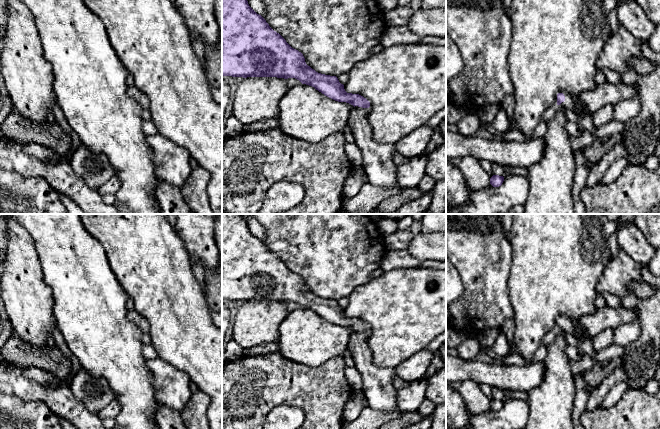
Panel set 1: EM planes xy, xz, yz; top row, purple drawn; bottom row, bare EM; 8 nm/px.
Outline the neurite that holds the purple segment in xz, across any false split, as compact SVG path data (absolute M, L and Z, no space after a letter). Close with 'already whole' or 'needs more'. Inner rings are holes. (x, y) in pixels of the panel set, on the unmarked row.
M222 214L222 300L295 302L335 325L353 329L349 348L355 367L362 376L362 390L369 406L383 412L398 408L398 389L393 385L393 375L396 371L394 368L381 367L373 363L372 353L367 344L371 335L370 326L359 318L347 317L336 300L318 297L308 290L303 278L292 272L249 230L241 214Z | needs more

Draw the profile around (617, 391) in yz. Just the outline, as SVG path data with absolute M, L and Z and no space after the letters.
M621 382L614 385L610 391L607 393L606 397L602 401L601 408L609 409L616 405L616 403L621 399L624 393L631 389L627 382Z

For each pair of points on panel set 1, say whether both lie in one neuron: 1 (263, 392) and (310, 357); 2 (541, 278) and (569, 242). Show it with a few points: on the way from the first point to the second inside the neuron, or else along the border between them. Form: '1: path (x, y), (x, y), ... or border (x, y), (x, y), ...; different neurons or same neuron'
1: border (280, 354), (287, 359), (313, 367), (325, 362); different neurons
2: path (550, 269), (557, 262), (560, 251); same neuron

